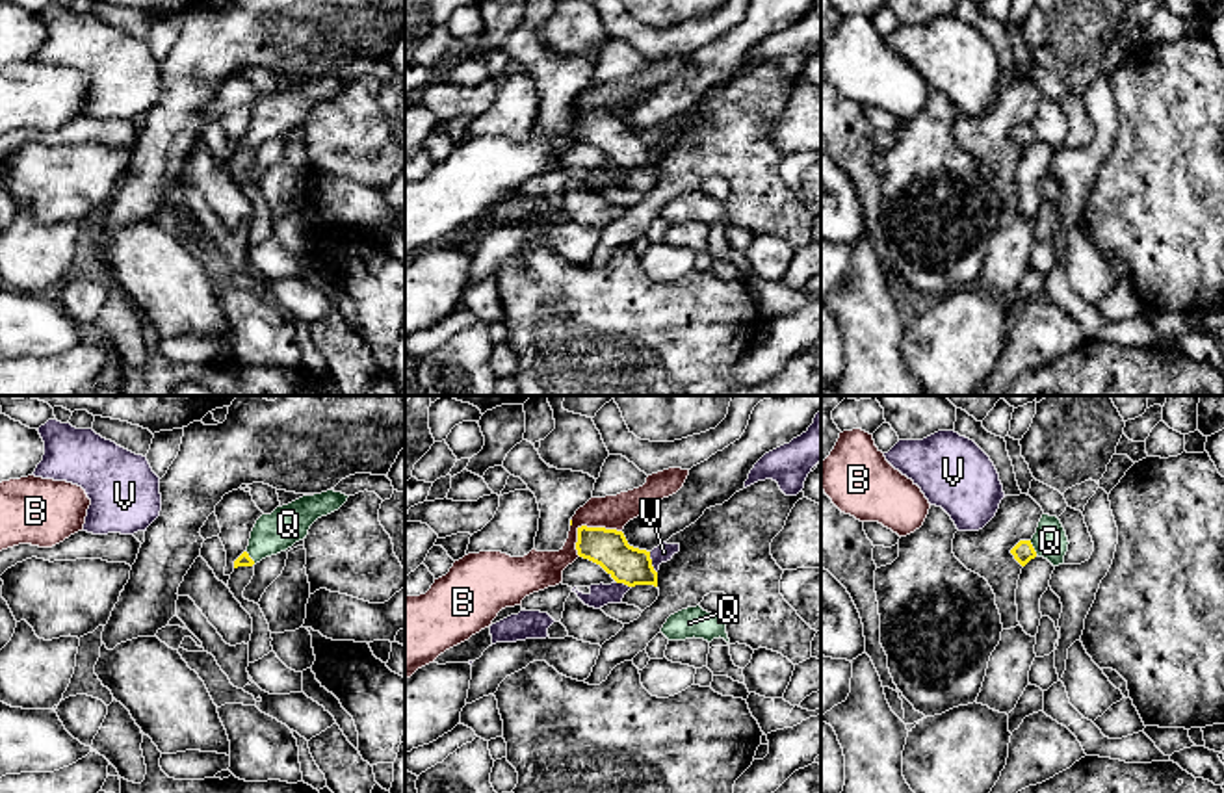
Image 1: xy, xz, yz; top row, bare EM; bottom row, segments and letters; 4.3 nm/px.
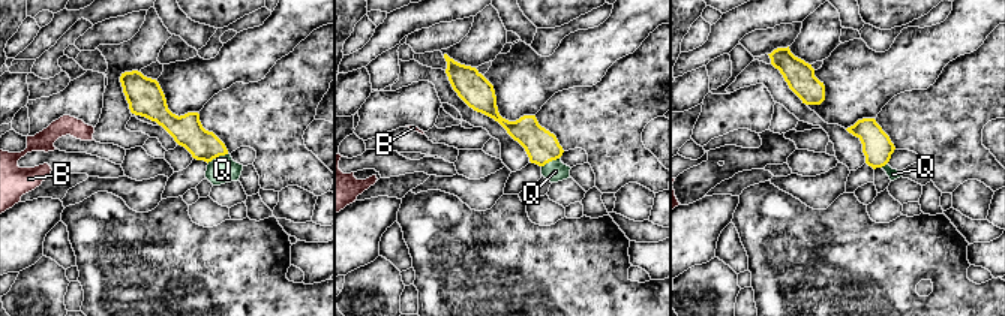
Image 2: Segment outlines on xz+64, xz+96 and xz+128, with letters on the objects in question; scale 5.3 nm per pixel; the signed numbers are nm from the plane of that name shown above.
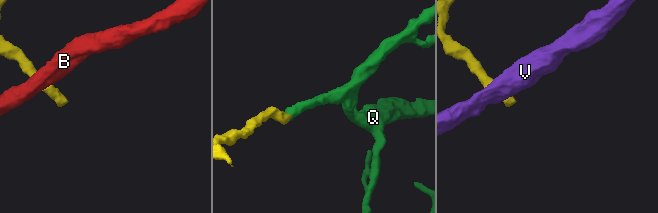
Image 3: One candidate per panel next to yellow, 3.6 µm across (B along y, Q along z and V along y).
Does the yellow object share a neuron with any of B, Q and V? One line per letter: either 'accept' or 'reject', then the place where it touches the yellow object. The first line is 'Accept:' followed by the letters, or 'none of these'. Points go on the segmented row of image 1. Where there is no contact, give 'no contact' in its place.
Accept: Q
B: reject; meets yellow in xz at (587, 528)
Q: accept; meets yellow in yz at (1033, 548)
V: reject; meets yellow in xz at (651, 563)

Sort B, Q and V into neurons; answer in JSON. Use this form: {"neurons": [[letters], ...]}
{"neurons": [["B"], ["Q"], ["V"]]}

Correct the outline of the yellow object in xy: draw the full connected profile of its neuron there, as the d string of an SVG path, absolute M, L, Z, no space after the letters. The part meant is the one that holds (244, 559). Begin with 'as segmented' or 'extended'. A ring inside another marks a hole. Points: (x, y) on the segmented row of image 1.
extended | M327 490L277 507L271 514L262 514L251 531L247 550L234 561L234 568L253 566L266 557L286 552L306 539L318 518L338 511L347 498L342 492Z

